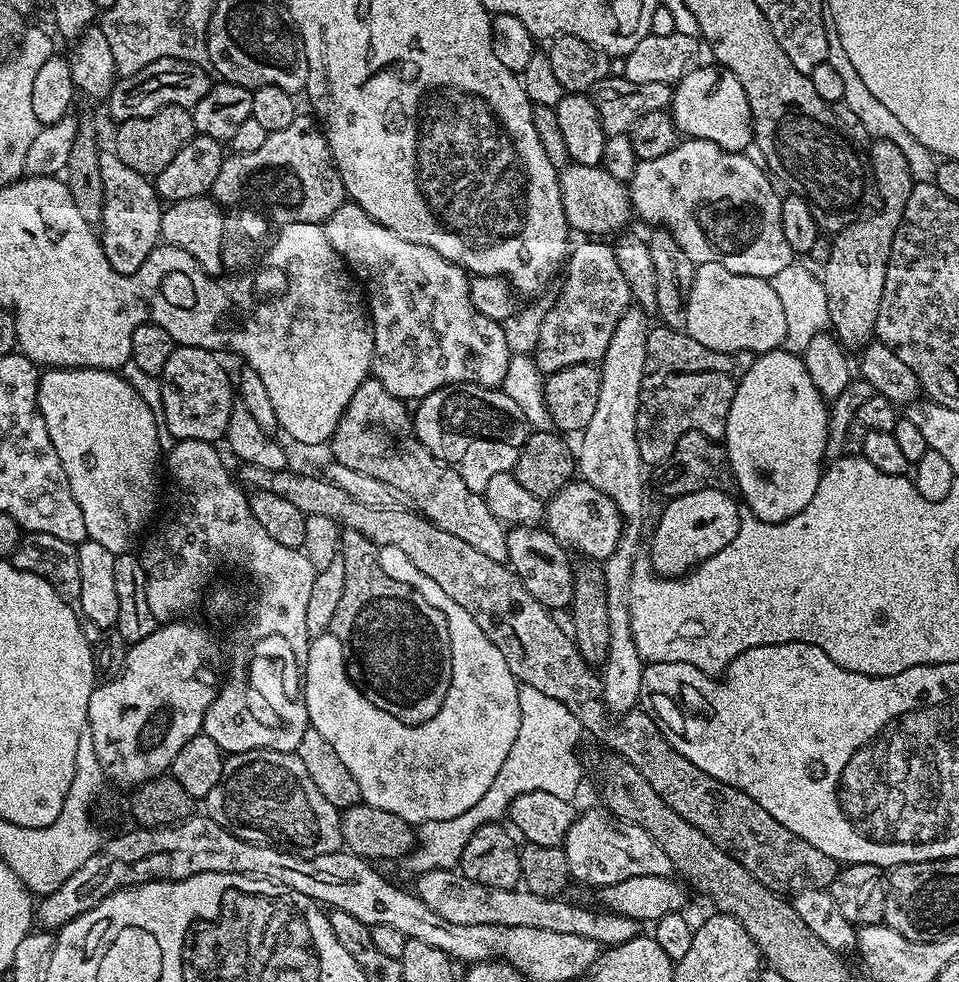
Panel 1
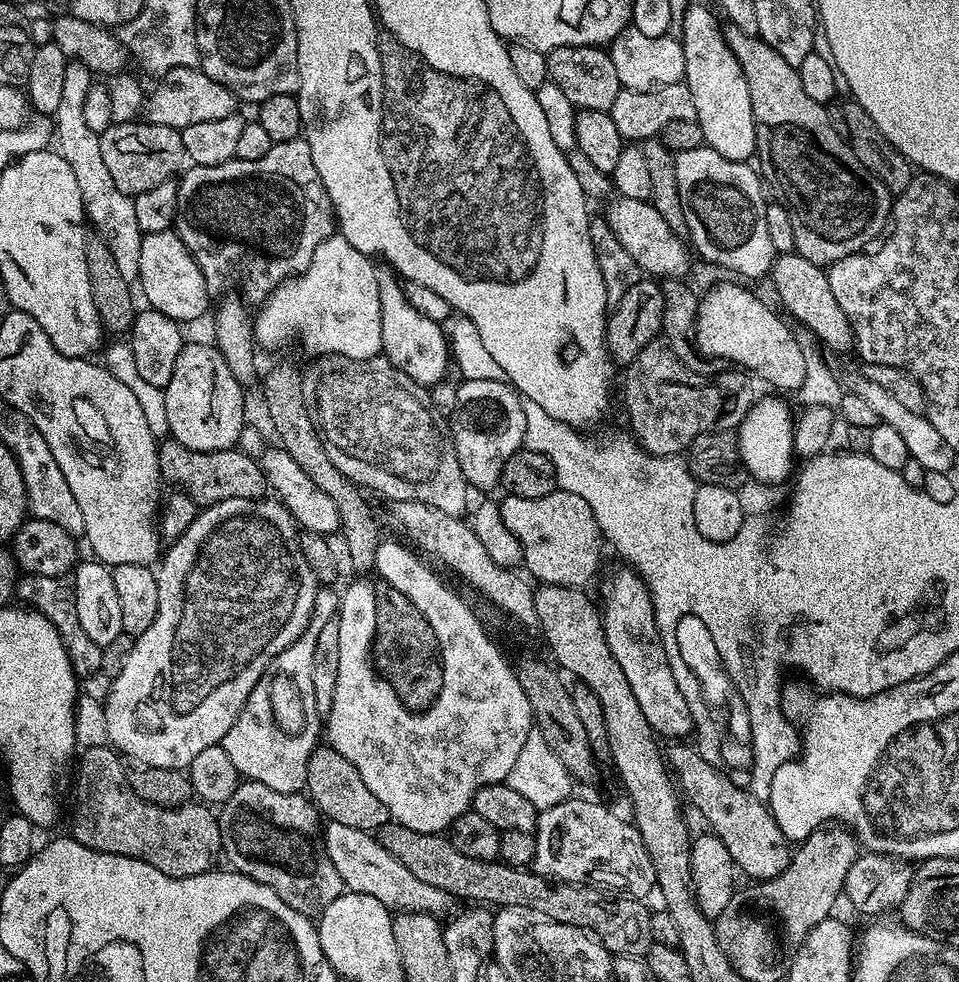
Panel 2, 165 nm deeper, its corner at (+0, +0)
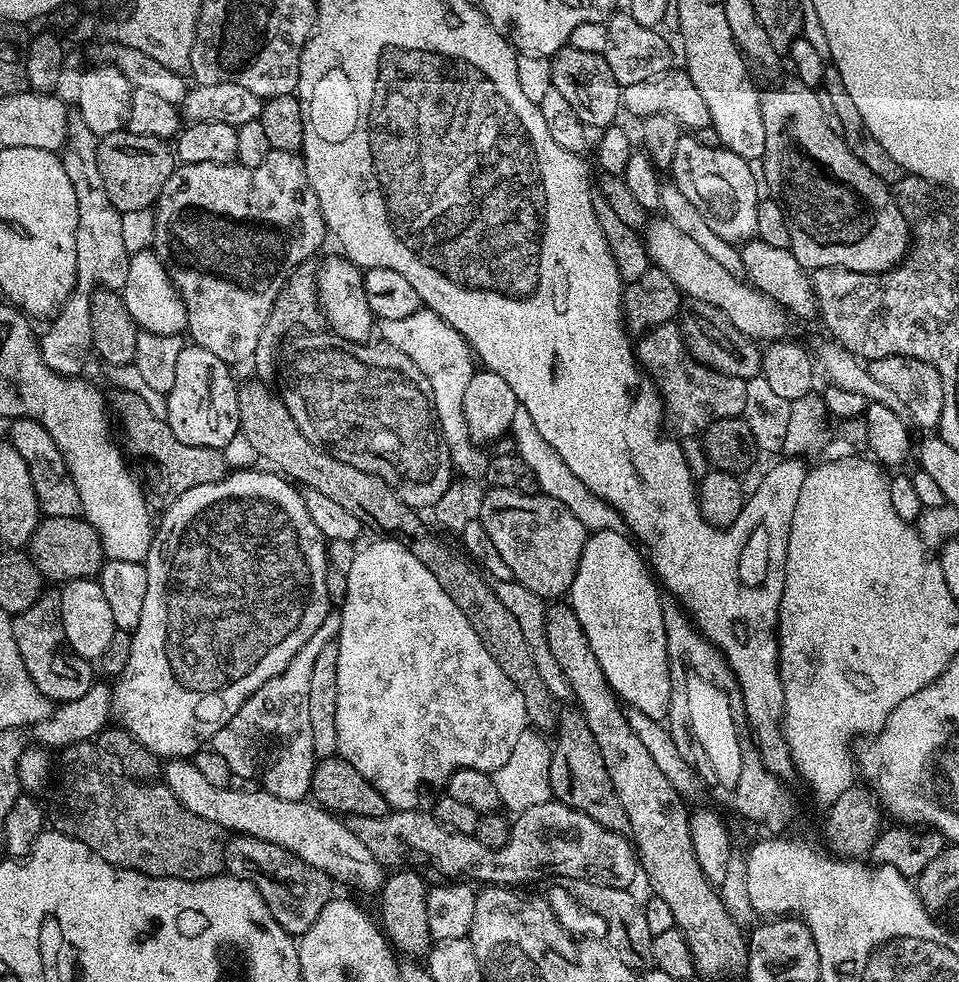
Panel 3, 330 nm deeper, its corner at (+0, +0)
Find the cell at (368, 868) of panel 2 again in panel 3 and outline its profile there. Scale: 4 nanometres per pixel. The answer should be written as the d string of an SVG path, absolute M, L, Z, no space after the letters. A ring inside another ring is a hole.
M188 758L169 759L163 765L162 780L190 814L198 814L198 818L206 818L206 822L214 822L219 828L241 837L252 836L255 840L282 846L285 853L322 870L337 883L357 885L373 892L383 887L386 879L383 865L358 842L351 827L345 821L343 824L339 815L321 808L311 799L287 800L263 790L243 792L237 786L214 786Z

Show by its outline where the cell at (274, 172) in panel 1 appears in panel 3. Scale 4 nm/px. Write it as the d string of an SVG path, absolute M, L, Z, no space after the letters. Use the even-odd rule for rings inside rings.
M271 151L260 166L253 168L244 168L237 162L230 164L215 164L214 162L180 164L170 174L166 186L162 186L162 194L154 205L154 211L156 213L154 251L163 262L168 277L172 279L172 284L180 291L180 297L186 306L188 315L186 332L191 343L210 350L210 354L218 354L218 358L222 358L222 362L229 366L237 366L236 364L242 363L243 360L251 361L256 354L258 334L262 334L262 326L266 326L266 318L274 306L274 298L278 298L285 280L288 279L288 273L298 267L302 261L313 259L317 255L315 252L319 250L324 236L326 237L324 215L318 206L318 198L308 181L303 159L295 152Z

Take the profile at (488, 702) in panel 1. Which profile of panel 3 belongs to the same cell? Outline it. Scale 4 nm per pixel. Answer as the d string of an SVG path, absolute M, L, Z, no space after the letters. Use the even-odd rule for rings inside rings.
M376 538L373 544L368 544L357 551L354 562L351 563L350 570L348 572L348 594L345 596L345 602L339 609L338 615L340 617L340 635L338 637L338 706L337 706L337 746L338 755L340 759L350 762L350 766L354 766L356 770L364 778L371 782L375 788L386 798L389 807L394 810L399 810L402 812L414 812L425 807L424 799L432 792L432 787L435 784L440 784L440 786L447 785L448 780L454 775L459 768L469 768L470 770L478 770L479 772L487 772L489 774L494 774L499 770L504 763L510 759L510 753L513 752L514 746L518 742L518 738L522 738L522 734L529 727L530 721L528 715L526 714L526 702L518 686L510 679L506 674L506 670L502 670L502 666L498 666L498 662L492 656L492 651L488 649L486 645L482 642L482 638L478 636L474 630L474 626L469 622L468 616L462 614L462 610L453 600L450 598L450 594L446 594L446 590L438 582L438 578L434 578L434 574L430 574L430 570L420 561L420 559L415 556L411 550L407 548L404 544L399 544L395 538Z

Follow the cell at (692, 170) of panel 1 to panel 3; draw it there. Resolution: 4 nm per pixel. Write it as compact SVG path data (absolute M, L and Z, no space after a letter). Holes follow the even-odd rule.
M684 134L681 135L678 146L674 146L674 158L672 159L672 166L670 169L671 183L678 186L678 190L682 190L682 194L686 194L686 198L690 198L690 202L694 202L694 206L698 206L699 212L702 214L702 218L706 218L706 223L714 230L714 234L718 234L723 240L731 240L733 242L745 242L753 239L756 236L756 227L758 226L758 195L756 196L756 180L758 184L758 176L752 173L753 165L747 160L743 160L738 154L734 154L728 148L723 146L715 146L711 148L708 144L703 144L700 140L695 140L695 135Z

